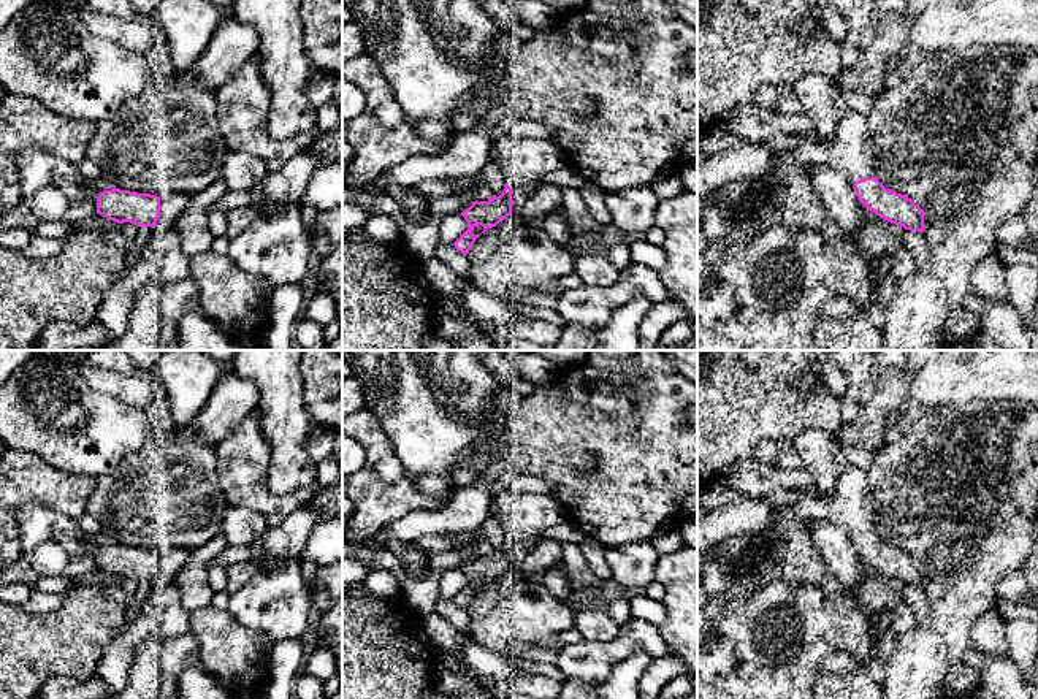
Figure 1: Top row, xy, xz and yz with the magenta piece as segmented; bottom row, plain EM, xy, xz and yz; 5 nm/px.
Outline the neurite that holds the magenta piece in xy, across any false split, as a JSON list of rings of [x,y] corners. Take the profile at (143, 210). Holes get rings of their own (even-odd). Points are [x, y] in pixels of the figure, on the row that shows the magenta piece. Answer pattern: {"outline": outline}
{"outline": [[[111,189],[97,197],[97,214],[117,223],[130,222],[138,227],[166,228],[185,211],[190,195],[168,193],[151,195]]]}

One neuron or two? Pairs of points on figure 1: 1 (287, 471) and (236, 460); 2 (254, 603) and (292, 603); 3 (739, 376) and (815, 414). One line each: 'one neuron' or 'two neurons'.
1: two neurons
2: one neuron
3: one neuron

